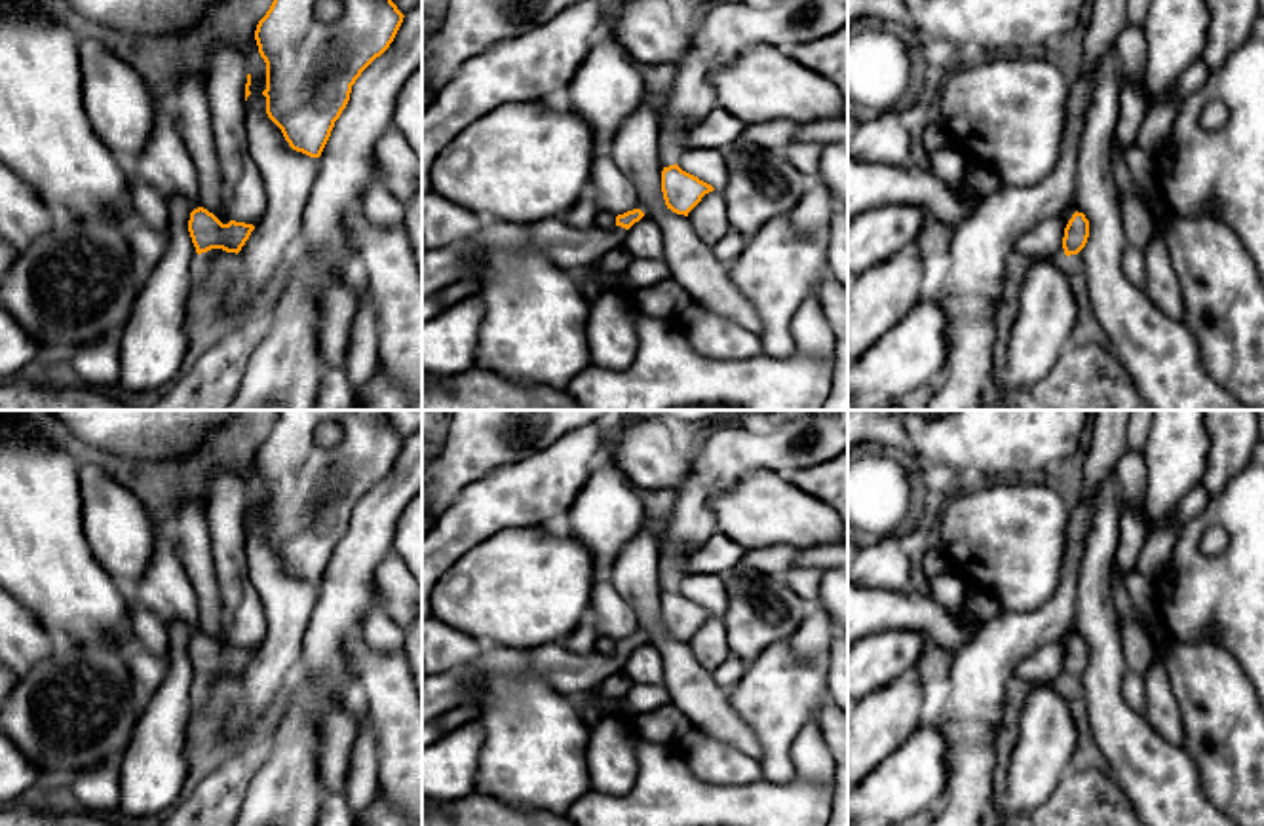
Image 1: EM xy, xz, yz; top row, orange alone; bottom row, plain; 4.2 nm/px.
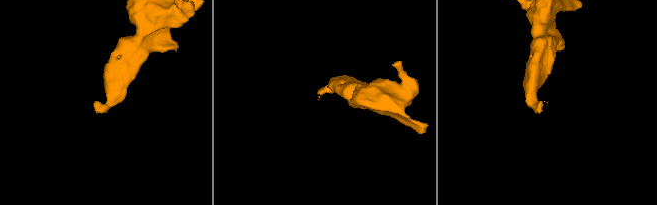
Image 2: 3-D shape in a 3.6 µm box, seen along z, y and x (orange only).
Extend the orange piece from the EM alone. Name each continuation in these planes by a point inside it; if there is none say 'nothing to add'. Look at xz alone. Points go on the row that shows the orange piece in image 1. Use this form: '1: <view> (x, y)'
1: xz (567, 247)

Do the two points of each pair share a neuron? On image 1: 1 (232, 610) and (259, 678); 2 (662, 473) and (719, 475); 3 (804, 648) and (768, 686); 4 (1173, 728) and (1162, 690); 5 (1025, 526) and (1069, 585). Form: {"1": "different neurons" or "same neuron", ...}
{"1": "different neurons", "2": "different neurons", "3": "different neurons", "4": "same neuron", "5": "different neurons"}

